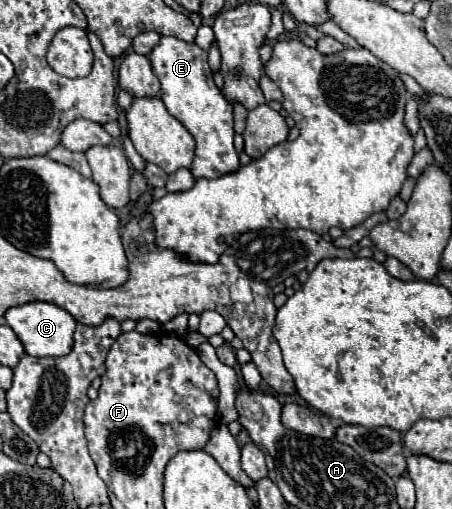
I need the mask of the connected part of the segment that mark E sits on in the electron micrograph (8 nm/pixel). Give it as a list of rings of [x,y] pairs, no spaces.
[[[160,37],[158,45],[148,53],[154,75],[160,79],[164,101],[170,115],[174,115],[194,137],[196,157],[192,163],[192,175],[216,179],[220,175],[232,173],[240,167],[238,155],[234,151],[234,129],[232,129],[232,105],[222,97],[220,89],[212,81],[212,71],[206,61],[208,53],[196,43],[186,43],[176,37]]]

